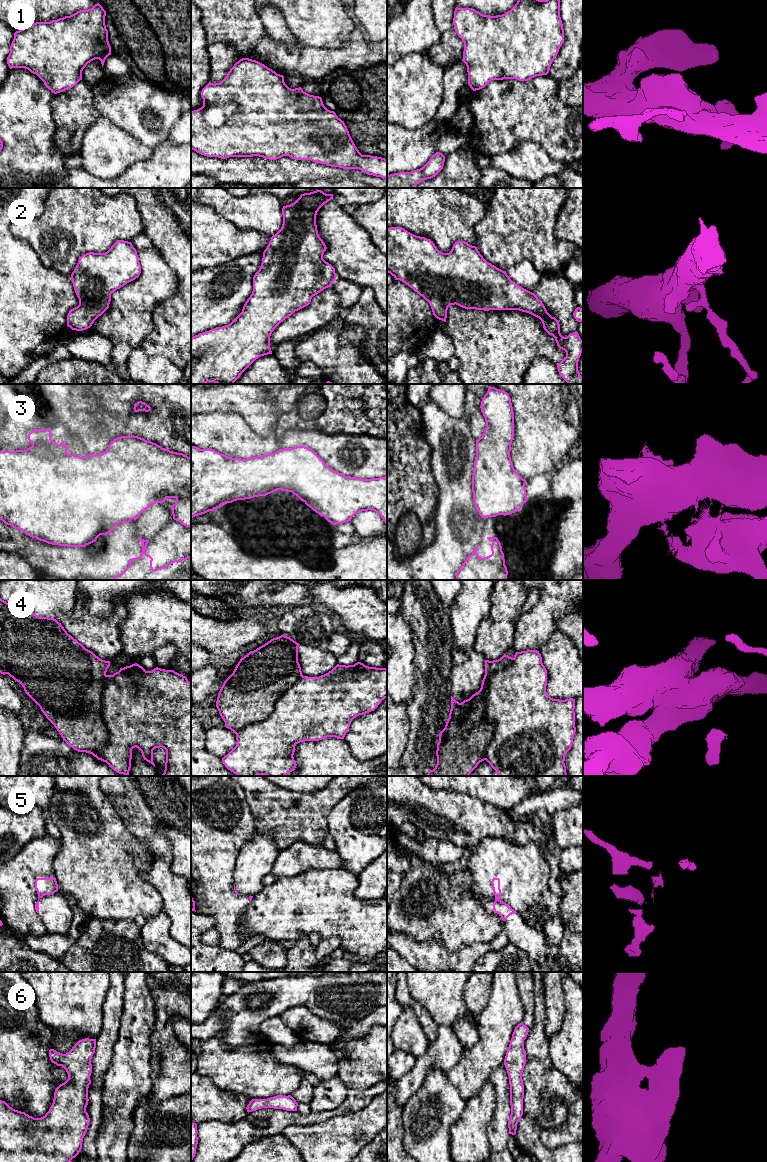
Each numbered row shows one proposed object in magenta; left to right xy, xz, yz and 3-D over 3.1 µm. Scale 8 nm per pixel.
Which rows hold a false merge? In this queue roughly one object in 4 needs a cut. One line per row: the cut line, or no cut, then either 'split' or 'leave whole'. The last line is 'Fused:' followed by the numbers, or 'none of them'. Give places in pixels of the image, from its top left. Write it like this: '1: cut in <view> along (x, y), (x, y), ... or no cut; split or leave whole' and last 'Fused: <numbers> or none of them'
1: no cut; leave whole
2: no cut; leave whole
3: cut in xy along (128, 485), (116, 497), (116, 506), (124, 511), (120, 522); split
4: cut in yz along (513, 658), (488, 680), (486, 718), (494, 734), (484, 759); split
5: cut in yz along (495, 899), (498, 900); split
6: no cut; leave whole
Fused: 3, 4, 5

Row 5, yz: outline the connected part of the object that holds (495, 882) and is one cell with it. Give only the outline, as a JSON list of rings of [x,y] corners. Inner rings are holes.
[[[493,878],[491,881],[493,893],[495,895],[495,900],[499,900],[501,895],[501,889],[500,889],[500,879],[499,878]]]

